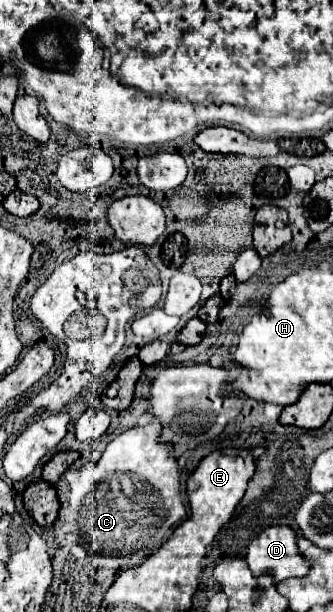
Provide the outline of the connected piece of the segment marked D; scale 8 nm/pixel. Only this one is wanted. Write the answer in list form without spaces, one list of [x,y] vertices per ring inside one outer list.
[[[271,525],[249,543],[245,555],[253,575],[271,573],[275,583],[287,577],[303,577],[307,563],[297,549],[297,535],[287,525]]]

